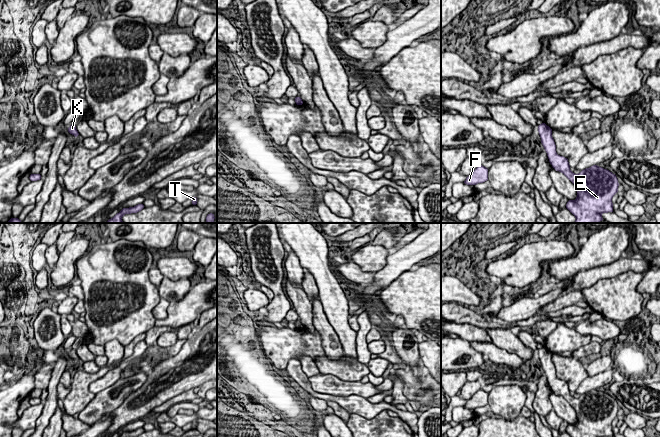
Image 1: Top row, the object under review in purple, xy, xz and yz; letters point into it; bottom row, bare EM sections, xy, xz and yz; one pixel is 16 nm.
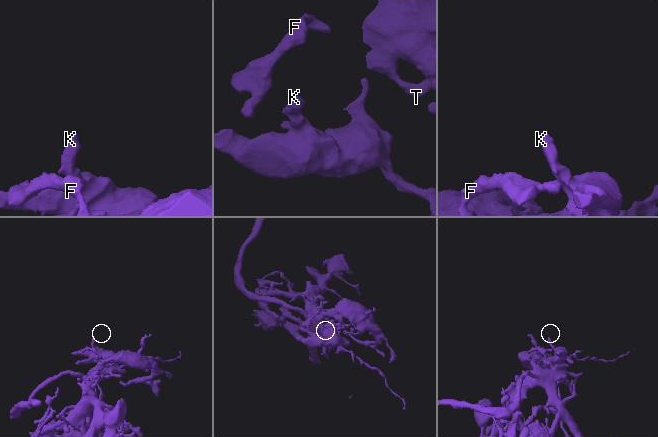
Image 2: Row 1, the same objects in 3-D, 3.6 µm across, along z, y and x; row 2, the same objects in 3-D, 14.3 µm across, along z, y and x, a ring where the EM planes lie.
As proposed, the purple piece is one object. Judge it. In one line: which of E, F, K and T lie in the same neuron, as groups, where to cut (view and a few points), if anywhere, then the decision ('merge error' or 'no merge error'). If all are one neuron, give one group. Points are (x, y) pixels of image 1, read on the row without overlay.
E F K T | no cut | no merge error

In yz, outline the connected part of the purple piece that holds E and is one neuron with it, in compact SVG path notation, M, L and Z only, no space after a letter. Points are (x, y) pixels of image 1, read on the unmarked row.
M542 347L538 349L541 367L552 391L562 396L574 408L577 422L568 424L566 432L571 437L614 436L612 422L618 417L618 403L607 393L593 389L575 398L570 395L568 383L556 377L552 362L552 352Z

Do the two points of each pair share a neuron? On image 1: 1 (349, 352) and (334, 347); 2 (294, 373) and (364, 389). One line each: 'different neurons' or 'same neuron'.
1: different neurons
2: different neurons

